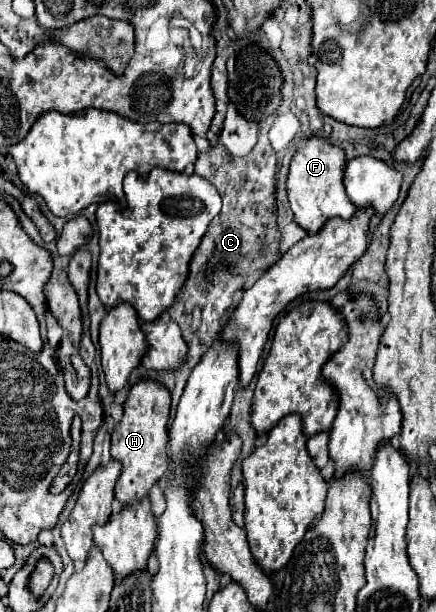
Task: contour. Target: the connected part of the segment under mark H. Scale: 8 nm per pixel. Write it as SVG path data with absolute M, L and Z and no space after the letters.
M137 382L131 386L123 406L123 418L111 434L111 456L123 464L121 476L115 486L115 498L121 506L145 498L151 486L157 484L159 478L167 472L167 424L171 394L159 382Z

